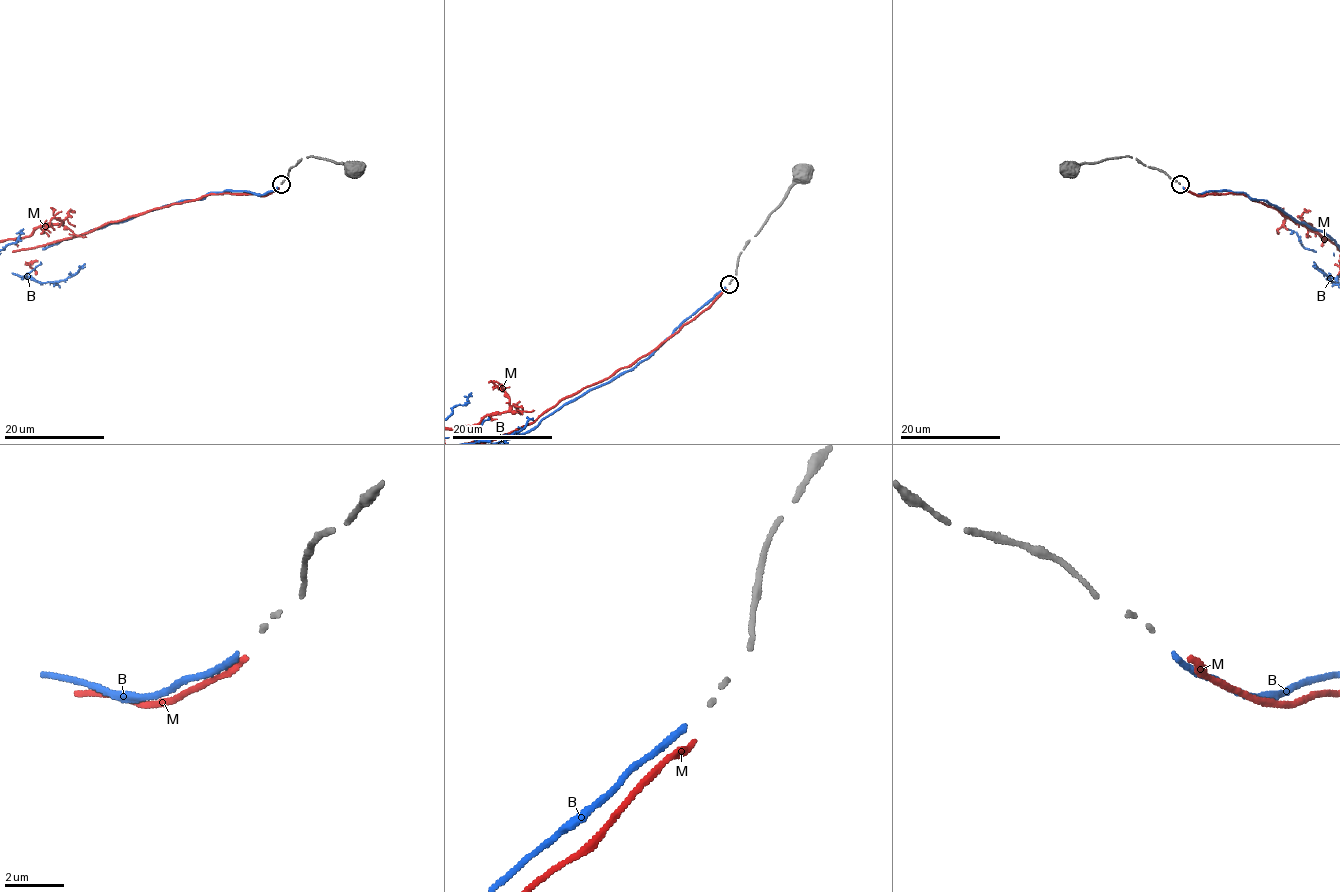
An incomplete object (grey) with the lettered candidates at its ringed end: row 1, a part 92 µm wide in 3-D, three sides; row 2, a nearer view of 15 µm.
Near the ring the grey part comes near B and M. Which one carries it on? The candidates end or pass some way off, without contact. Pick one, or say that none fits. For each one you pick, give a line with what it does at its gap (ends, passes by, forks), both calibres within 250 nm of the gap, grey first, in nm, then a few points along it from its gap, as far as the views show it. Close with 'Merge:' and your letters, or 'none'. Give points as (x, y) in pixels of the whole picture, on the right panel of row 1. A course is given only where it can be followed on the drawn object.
B: it ends; calibres 100 and 200 nm
Merge: B

